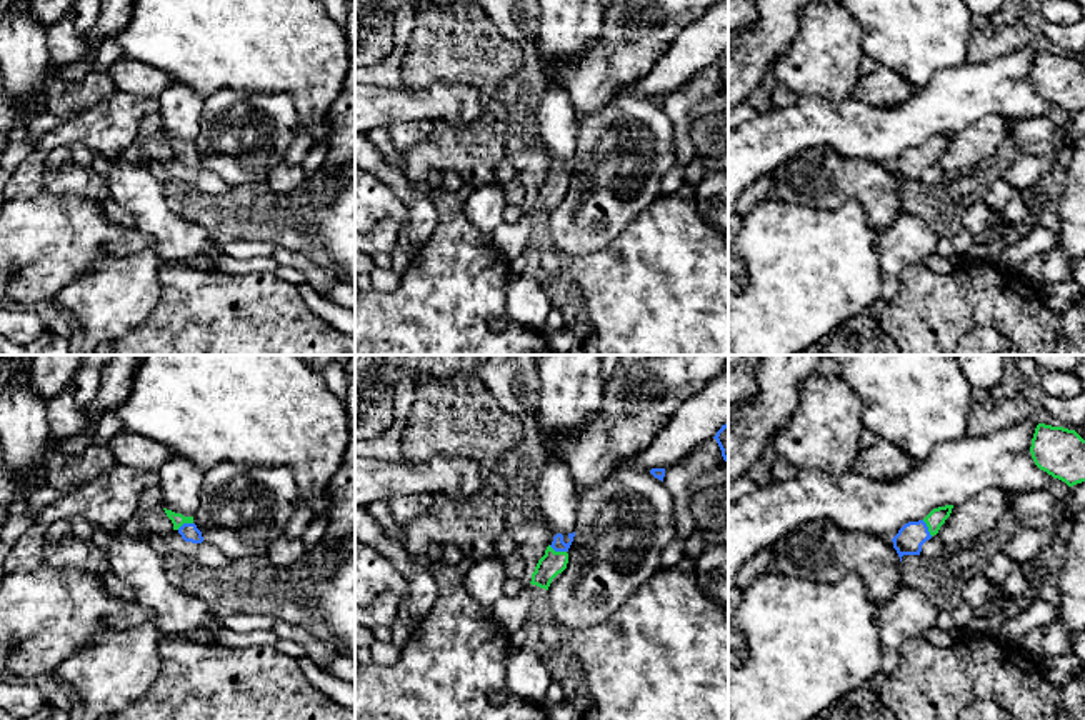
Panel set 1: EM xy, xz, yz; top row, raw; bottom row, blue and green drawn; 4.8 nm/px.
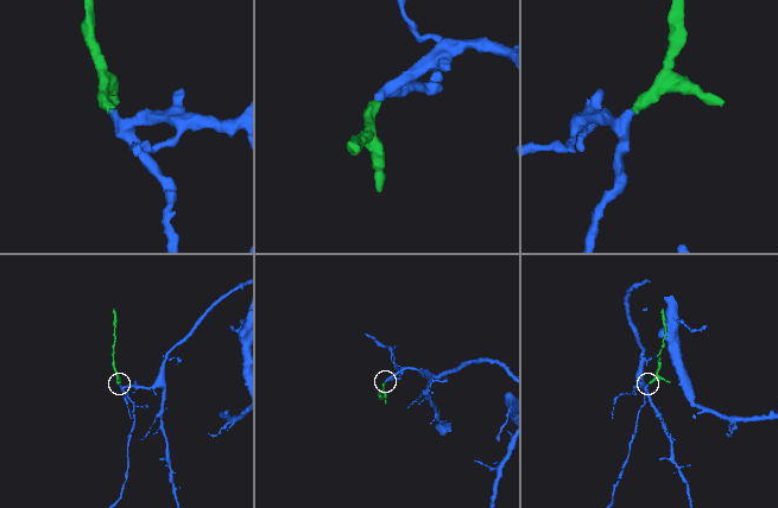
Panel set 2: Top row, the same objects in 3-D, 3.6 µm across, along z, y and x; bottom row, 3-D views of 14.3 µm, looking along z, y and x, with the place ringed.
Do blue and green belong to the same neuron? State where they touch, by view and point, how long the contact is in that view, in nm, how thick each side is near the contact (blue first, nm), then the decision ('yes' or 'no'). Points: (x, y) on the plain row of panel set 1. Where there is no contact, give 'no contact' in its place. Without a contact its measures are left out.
meets blue in xz at (557, 177); contact 90 nm long; 60 nm thick on the blue side, 120 nm on the other; yes

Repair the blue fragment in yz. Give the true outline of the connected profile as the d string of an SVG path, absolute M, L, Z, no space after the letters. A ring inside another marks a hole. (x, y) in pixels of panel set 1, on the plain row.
M953 132L933 135L923 147L905 150L892 165L900 188L903 182L920 182L922 172L938 160Z

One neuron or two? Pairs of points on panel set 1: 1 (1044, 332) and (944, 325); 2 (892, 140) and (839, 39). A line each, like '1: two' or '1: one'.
1: one
2: two

